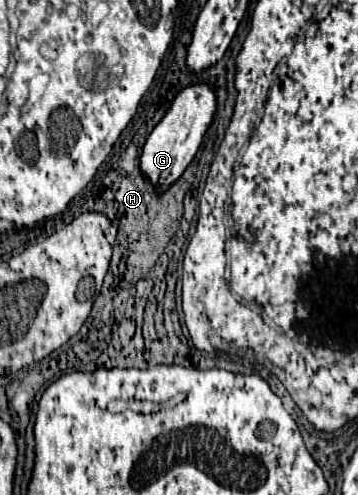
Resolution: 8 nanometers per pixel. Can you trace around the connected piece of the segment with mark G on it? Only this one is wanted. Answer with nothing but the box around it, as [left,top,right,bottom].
[140,83,216,191]

